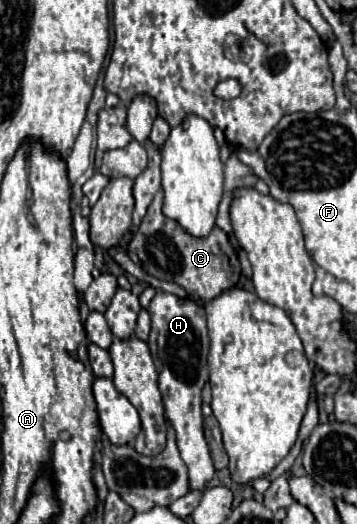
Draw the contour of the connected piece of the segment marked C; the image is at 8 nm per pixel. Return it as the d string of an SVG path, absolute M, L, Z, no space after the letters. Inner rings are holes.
M159 191L149 205L149 213L143 217L139 231L133 235L129 243L129 257L149 271L149 275L171 281L183 287L191 297L197 299L213 299L213 295L219 295L221 291L235 287L239 283L241 265L237 259L235 249L229 243L229 237L223 229L213 227L207 237L193 237L189 235L177 221L169 219L161 211L163 207L163 191ZM229 271L231 271L231 283L229 283Z

